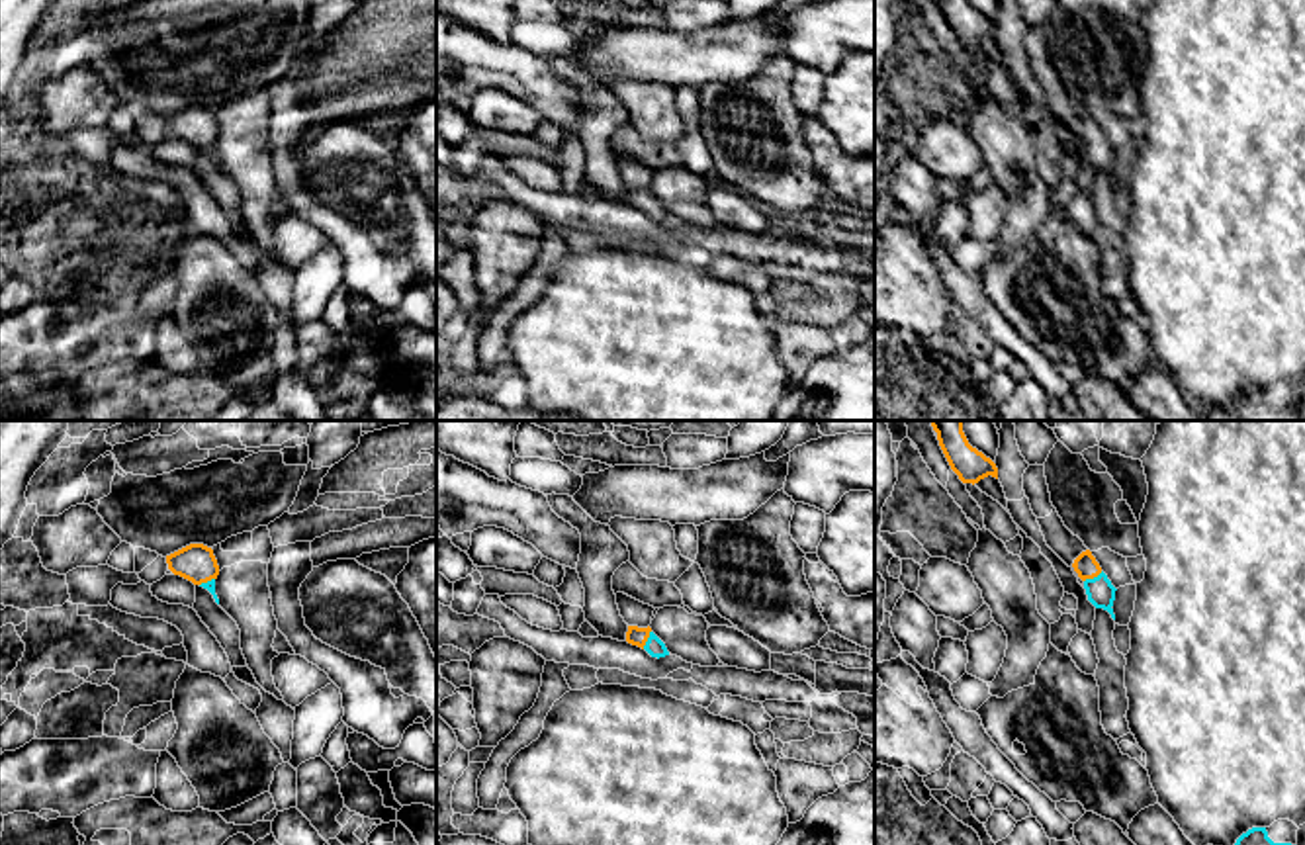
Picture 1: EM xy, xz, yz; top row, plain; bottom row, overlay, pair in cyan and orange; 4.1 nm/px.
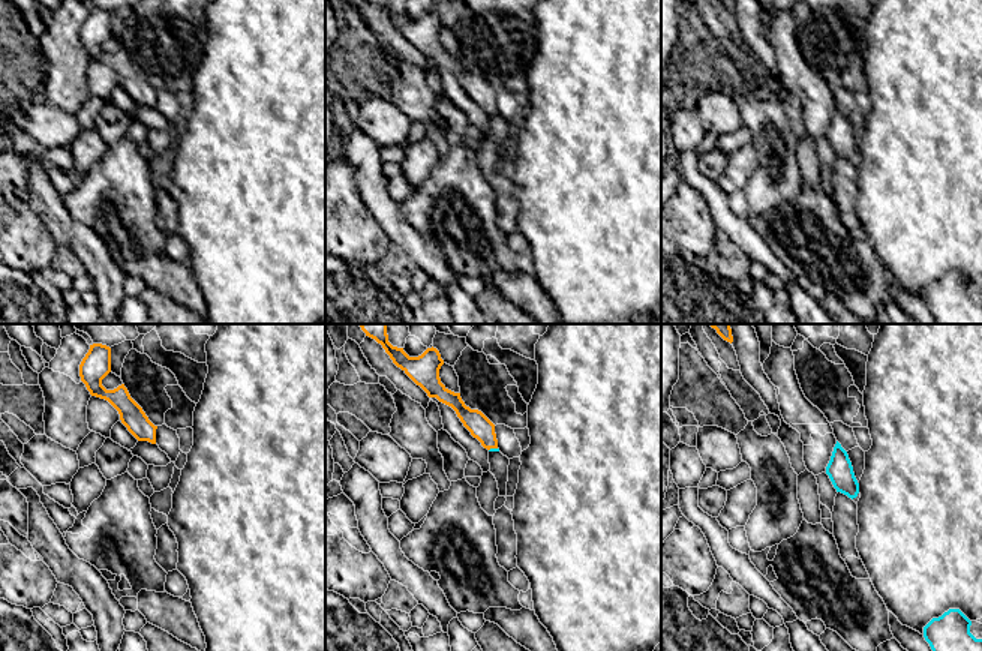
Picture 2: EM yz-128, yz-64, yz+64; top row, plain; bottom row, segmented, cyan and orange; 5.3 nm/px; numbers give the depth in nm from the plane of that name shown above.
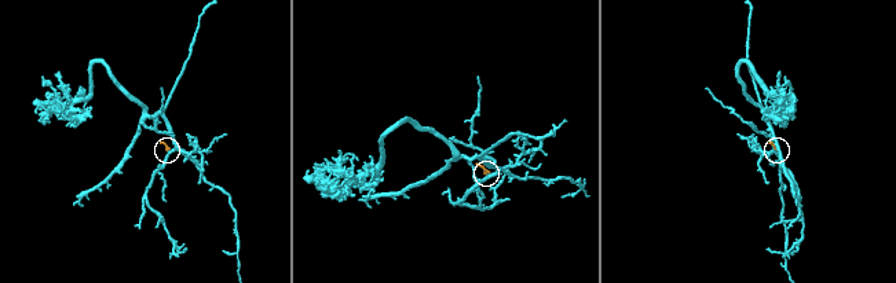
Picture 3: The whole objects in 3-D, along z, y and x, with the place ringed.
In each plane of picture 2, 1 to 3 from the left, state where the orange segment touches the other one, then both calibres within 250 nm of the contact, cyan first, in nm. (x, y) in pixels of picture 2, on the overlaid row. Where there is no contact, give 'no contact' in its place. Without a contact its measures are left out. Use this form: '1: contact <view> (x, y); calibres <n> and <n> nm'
1: no contact
2: contact yz-64 (492, 449); calibres 20 and 120 nm
3: no contact

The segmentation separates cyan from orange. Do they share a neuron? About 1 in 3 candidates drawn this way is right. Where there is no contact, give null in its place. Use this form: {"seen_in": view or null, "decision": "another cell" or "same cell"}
{"seen_in": "xz", "decision": "same cell"}

